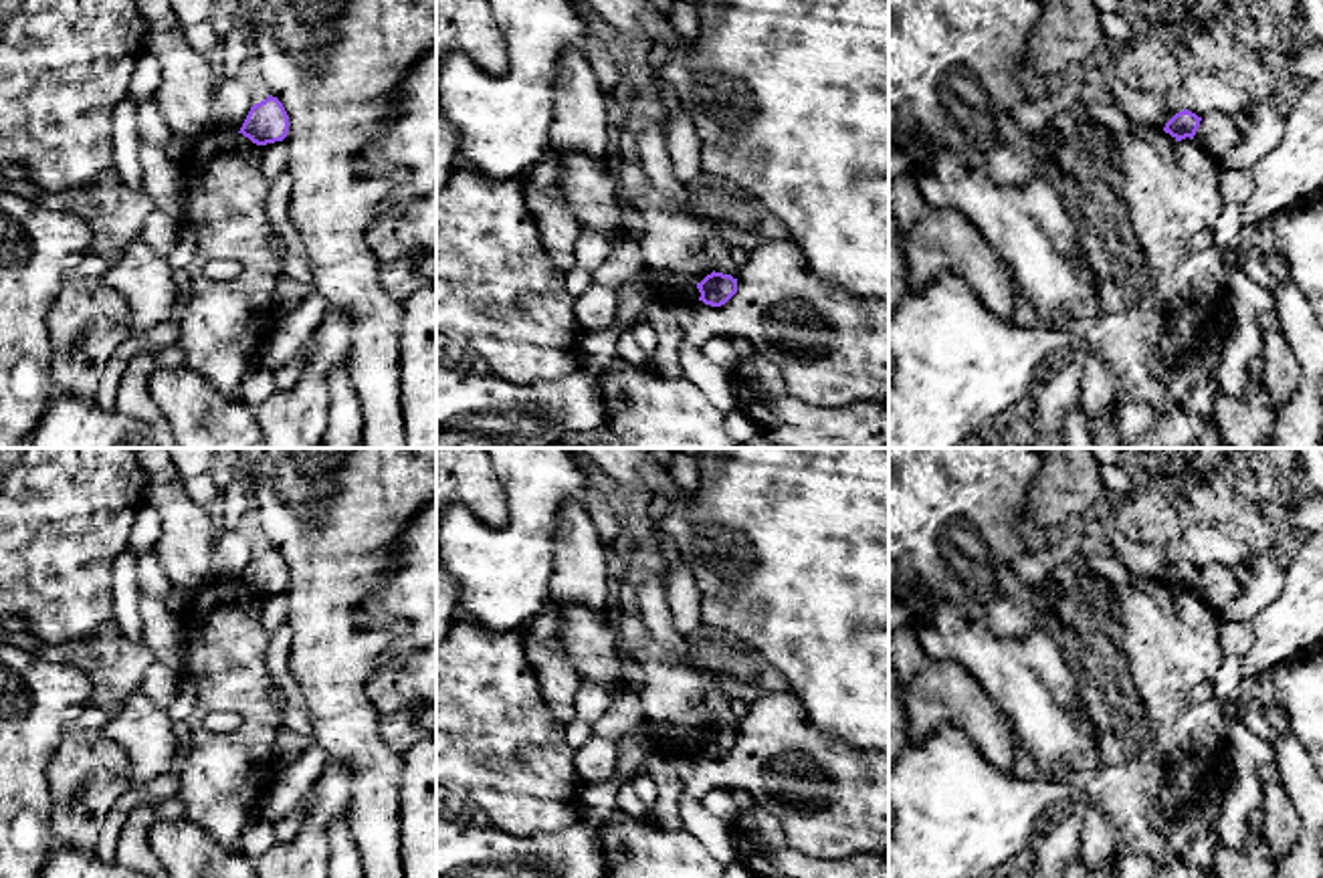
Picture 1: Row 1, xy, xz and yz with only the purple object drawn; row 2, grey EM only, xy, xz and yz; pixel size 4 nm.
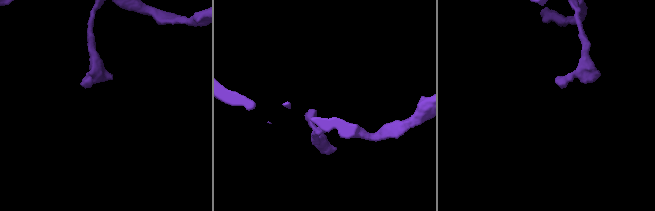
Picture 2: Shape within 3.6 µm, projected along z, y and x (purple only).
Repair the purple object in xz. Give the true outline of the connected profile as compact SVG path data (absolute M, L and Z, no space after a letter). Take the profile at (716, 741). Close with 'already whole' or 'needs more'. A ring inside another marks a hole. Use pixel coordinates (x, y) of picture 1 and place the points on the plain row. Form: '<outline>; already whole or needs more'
M713 723L697 735L697 741L701 745L699 753L711 759L721 759L737 745L737 731Z; already whole

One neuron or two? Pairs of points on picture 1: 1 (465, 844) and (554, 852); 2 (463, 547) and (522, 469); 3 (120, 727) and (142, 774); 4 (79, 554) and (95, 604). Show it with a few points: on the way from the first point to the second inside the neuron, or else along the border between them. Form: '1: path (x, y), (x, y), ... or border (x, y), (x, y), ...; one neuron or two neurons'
1: path (487, 850), (532, 852); one neuron
2: path (491, 547), (522, 521), (522, 497); one neuron
3: path (132, 739), (142, 749), (142, 761); one neuron
4: path (77, 566), (77, 586), (83, 592); one neuron

